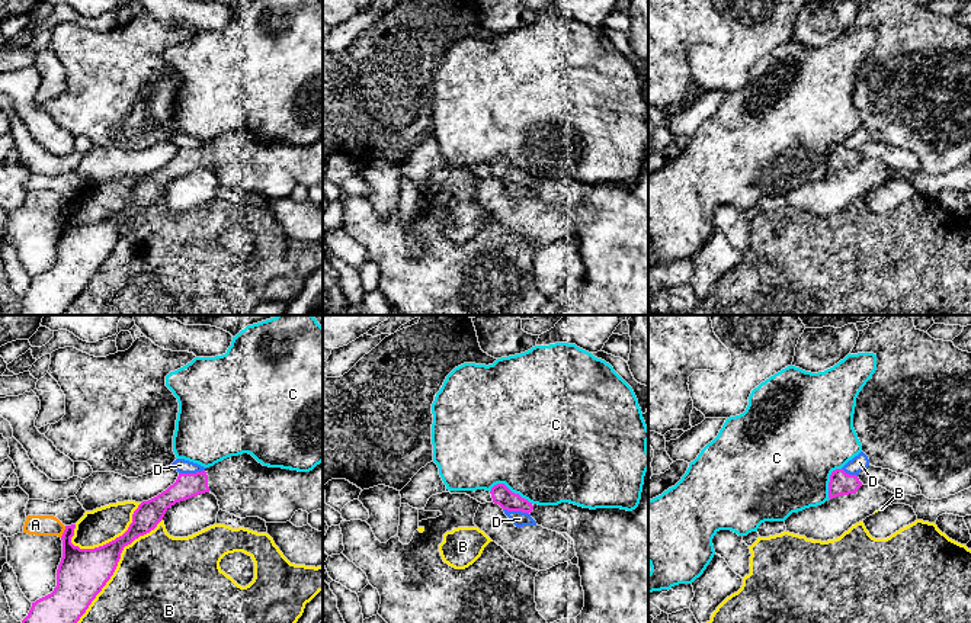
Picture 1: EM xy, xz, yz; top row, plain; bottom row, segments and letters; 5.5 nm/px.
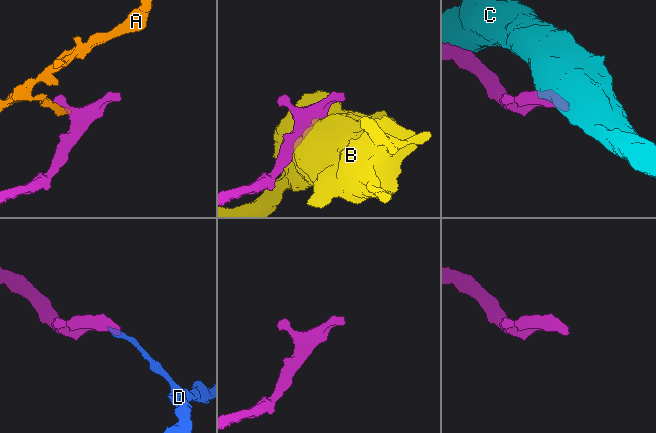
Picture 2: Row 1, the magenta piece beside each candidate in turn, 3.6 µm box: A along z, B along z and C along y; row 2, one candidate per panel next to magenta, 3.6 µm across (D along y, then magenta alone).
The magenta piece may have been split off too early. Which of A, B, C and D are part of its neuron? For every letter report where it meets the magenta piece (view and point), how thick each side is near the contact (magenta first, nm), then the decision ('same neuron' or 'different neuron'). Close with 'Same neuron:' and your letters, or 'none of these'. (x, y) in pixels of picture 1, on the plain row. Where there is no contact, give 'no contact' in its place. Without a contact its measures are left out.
A: xy (64, 206) | 280/110 nm | different neuron
B: xy (112, 249) | 280/500 nm | different neuron
C: xz (510, 166) | 110/480 nm | different neuron
D: xy (191, 148) | 140/80 nm | different neuron
Same neuron: none of these

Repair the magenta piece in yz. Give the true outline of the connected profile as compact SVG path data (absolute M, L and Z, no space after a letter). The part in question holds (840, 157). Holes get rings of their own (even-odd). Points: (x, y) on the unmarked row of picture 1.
M836 144L830 150L829 173L855 168L862 161L856 150L849 150L843 144Z

